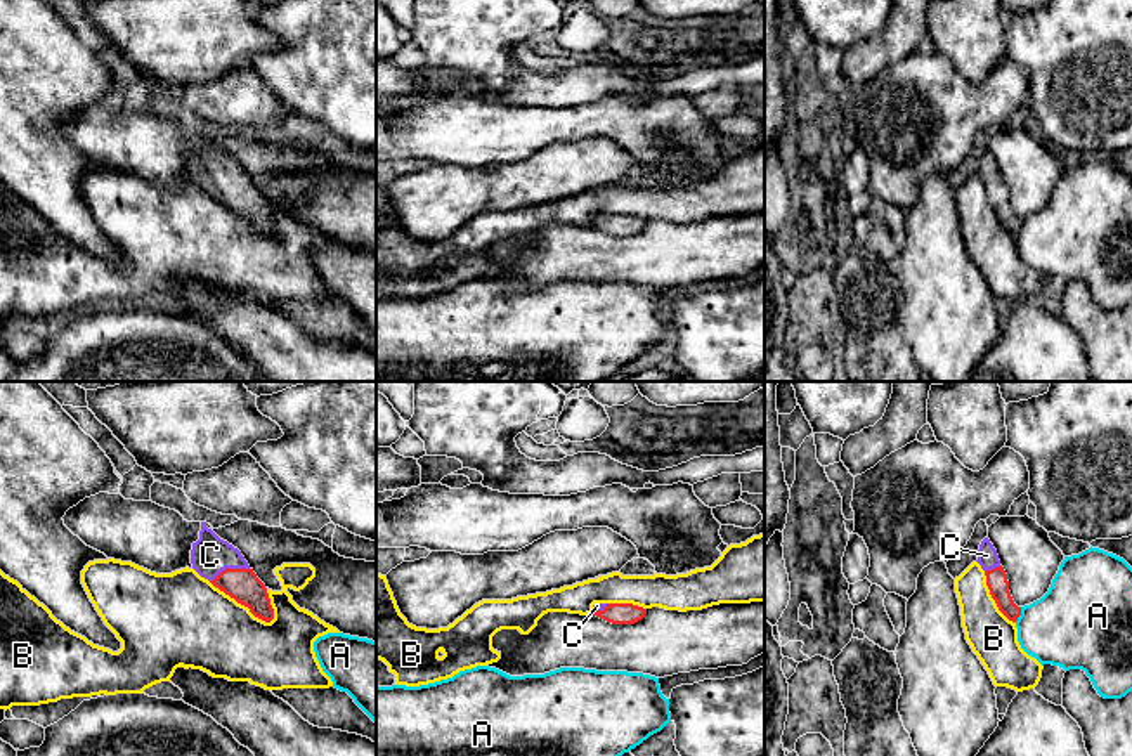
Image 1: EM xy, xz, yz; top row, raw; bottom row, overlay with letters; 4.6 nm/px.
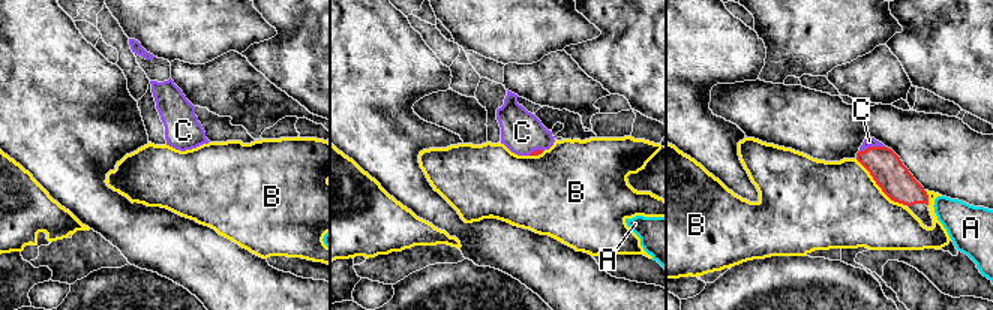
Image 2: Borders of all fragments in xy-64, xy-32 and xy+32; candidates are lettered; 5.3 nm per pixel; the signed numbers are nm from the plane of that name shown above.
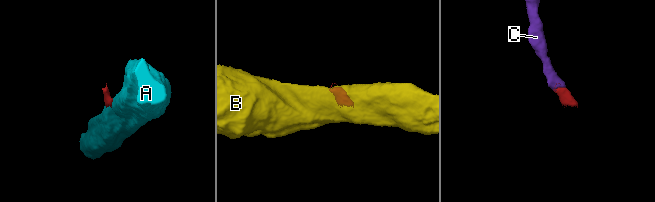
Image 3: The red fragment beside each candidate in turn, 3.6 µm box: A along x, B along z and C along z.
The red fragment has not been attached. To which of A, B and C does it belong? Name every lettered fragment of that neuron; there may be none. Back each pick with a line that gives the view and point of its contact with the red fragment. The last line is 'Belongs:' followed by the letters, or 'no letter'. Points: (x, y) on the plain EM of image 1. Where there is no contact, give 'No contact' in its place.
C: Touches red at xy (229, 181)
Belongs: C

